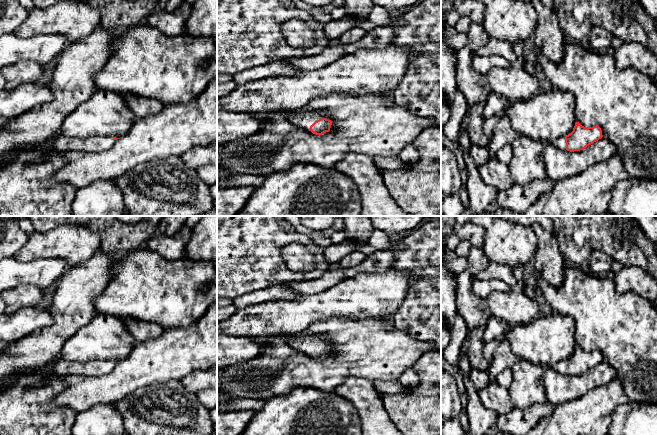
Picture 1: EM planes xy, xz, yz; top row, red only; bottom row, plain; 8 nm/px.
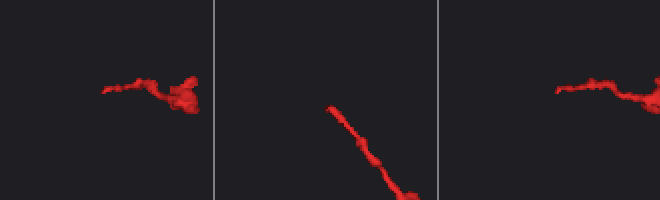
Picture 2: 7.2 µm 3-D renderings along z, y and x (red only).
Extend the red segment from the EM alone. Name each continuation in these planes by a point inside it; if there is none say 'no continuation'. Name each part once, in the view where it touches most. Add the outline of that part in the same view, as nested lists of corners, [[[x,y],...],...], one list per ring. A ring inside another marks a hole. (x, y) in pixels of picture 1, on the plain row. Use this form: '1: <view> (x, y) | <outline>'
1: xz (305, 344) | [[[282,335],[281,336],[285,341],[289,343],[293,348],[302,351],[306,354],[310,353],[310,350],[317,344],[321,342],[326,342],[326,337],[322,335],[314,336],[298,336],[295,335]]]

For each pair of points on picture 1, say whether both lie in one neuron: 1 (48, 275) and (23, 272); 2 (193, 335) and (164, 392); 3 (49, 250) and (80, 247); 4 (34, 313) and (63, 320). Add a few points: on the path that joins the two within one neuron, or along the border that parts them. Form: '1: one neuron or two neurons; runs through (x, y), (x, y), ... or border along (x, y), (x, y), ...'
1: one neuron; runs through (42, 276), (39, 279), (33, 273), (29, 273)
2: two neurons; border along (179, 380), (155, 382), (147, 386)
3: one neuron; runs through (57, 247), (72, 247)
4: two neurons; border along (50, 308), (53, 323), (33, 331)

